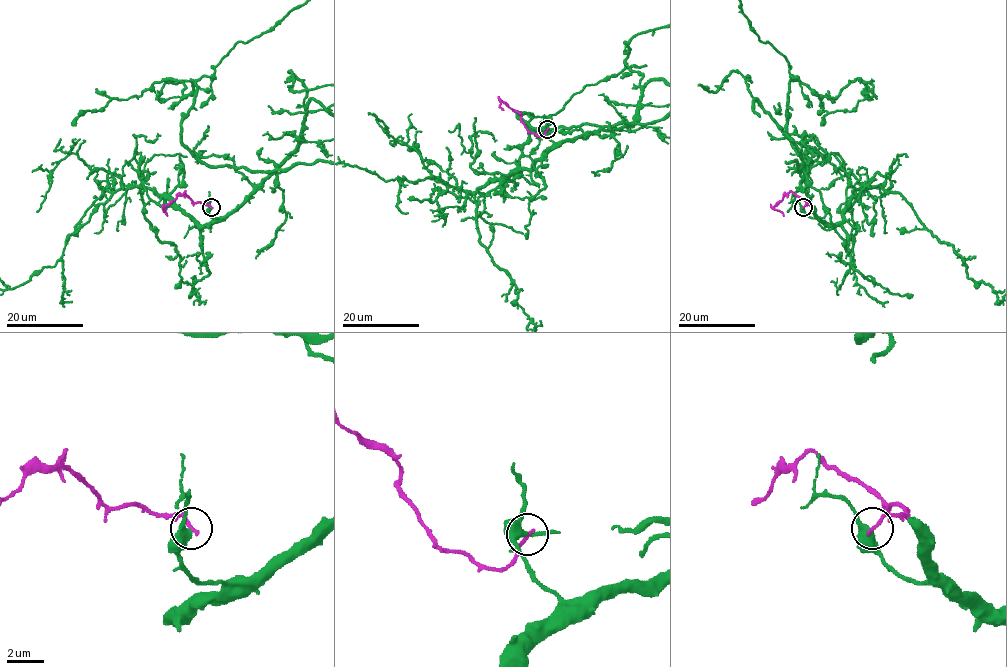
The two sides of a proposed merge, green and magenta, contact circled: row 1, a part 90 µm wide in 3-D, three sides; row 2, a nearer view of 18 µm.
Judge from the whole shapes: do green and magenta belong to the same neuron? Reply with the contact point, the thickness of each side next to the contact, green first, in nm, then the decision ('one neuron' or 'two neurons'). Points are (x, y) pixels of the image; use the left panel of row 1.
(211, 207) | 400/200 nm | two neurons

